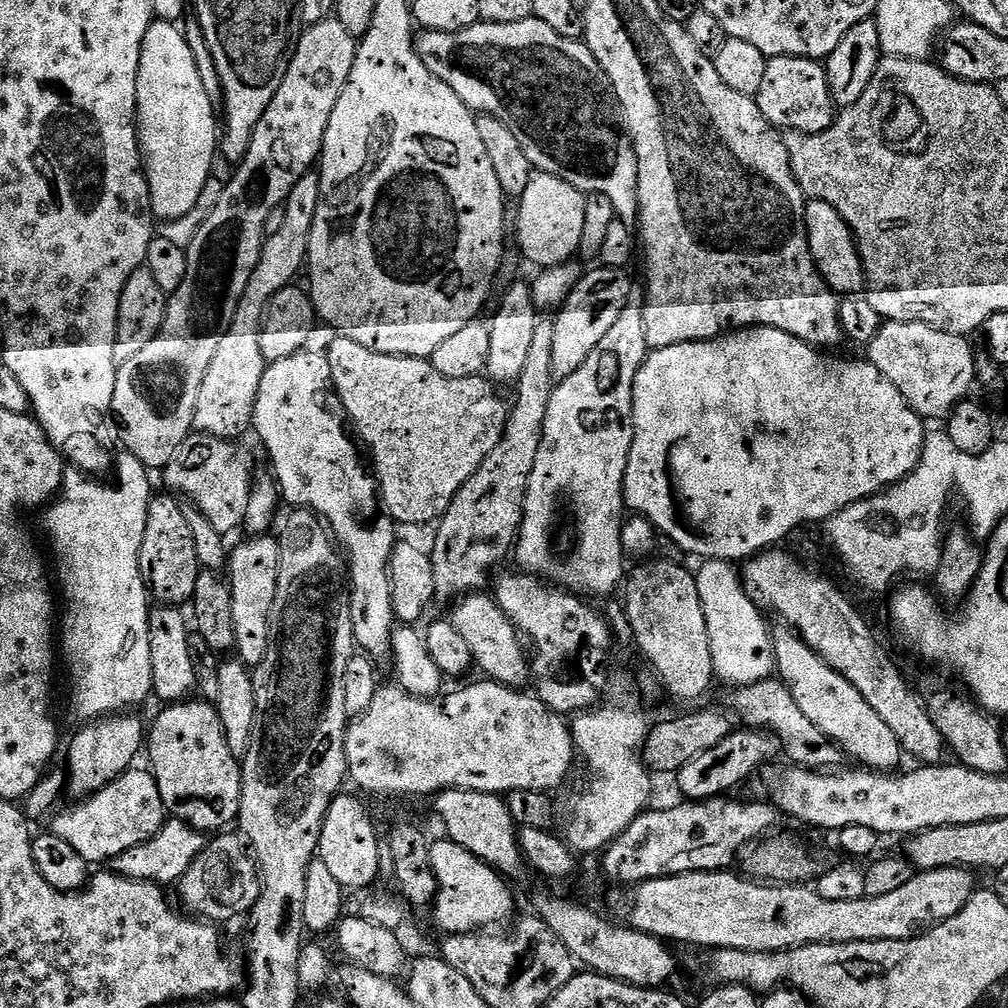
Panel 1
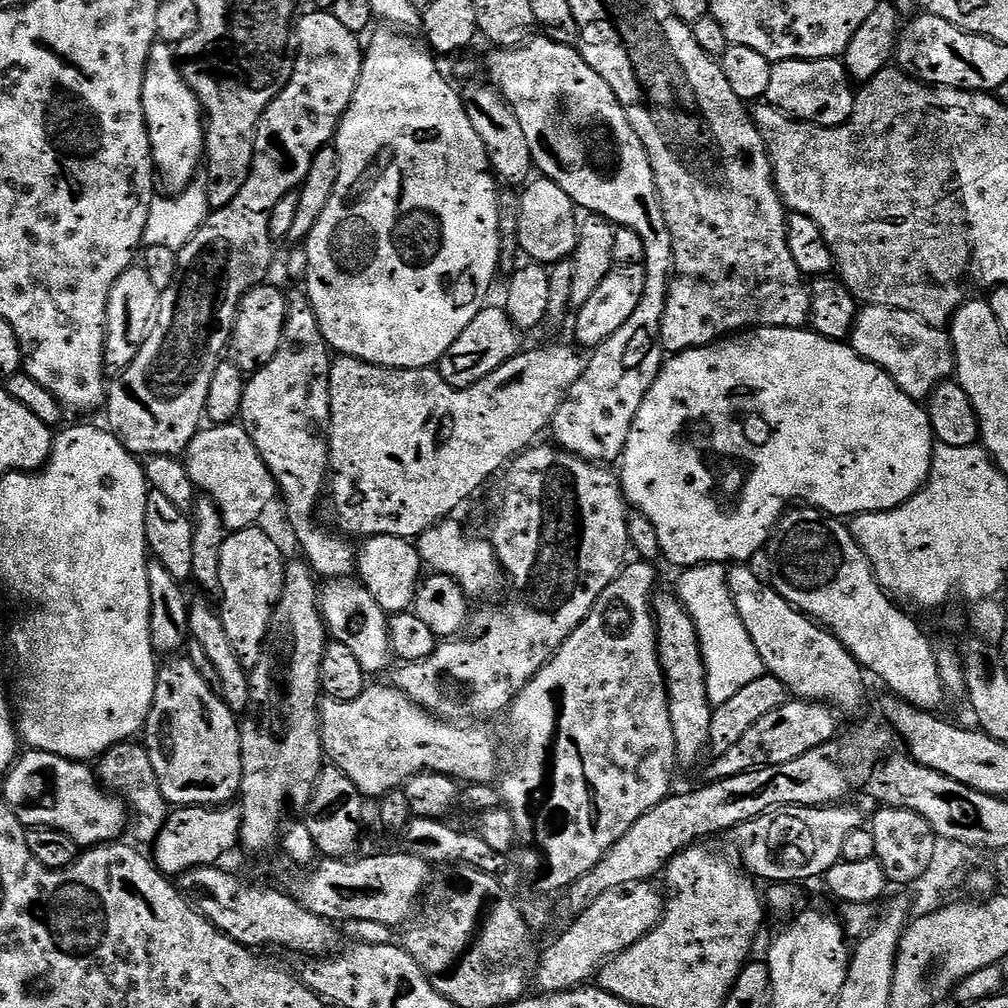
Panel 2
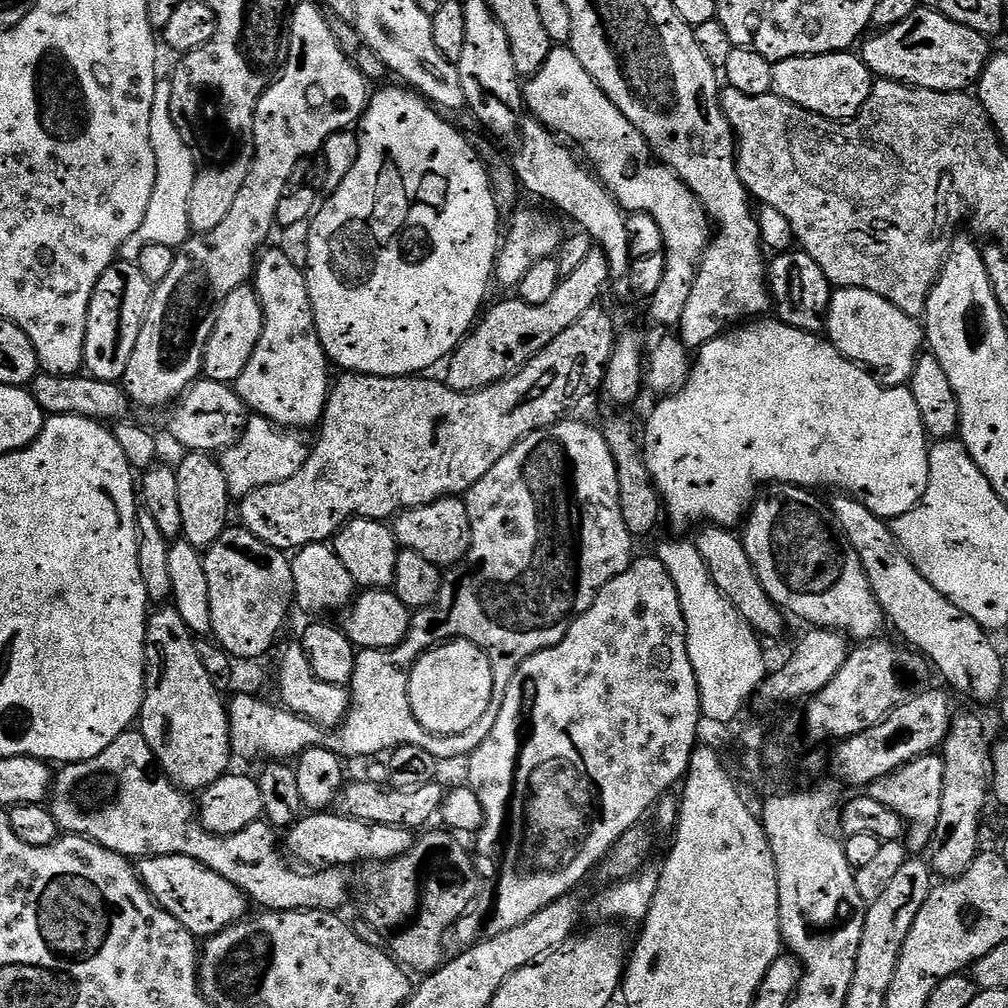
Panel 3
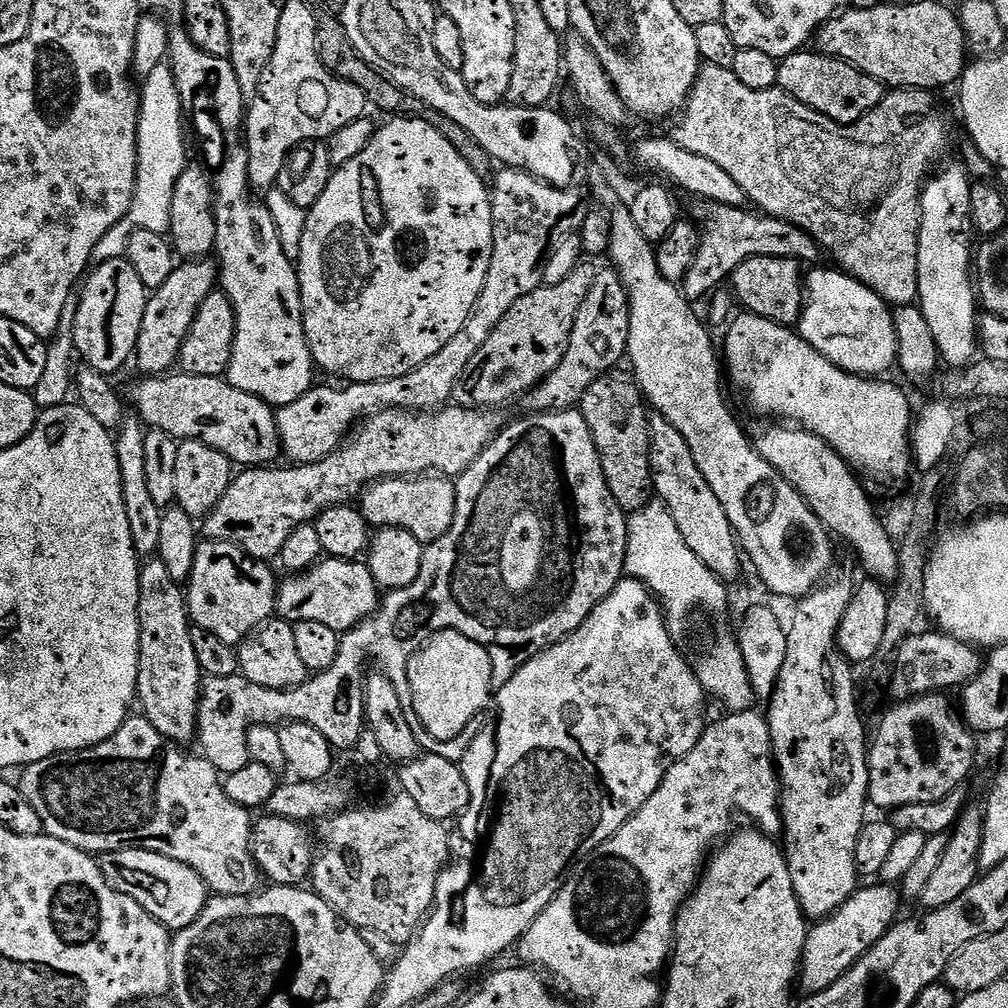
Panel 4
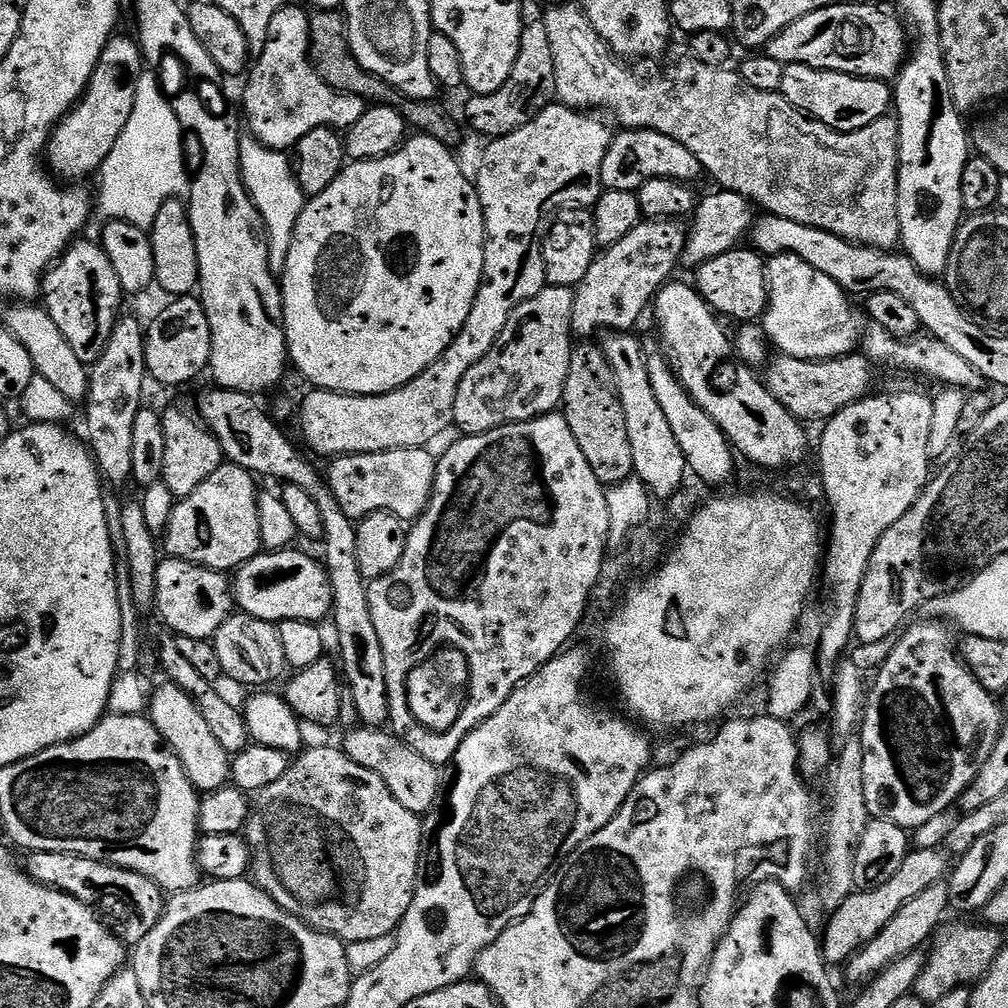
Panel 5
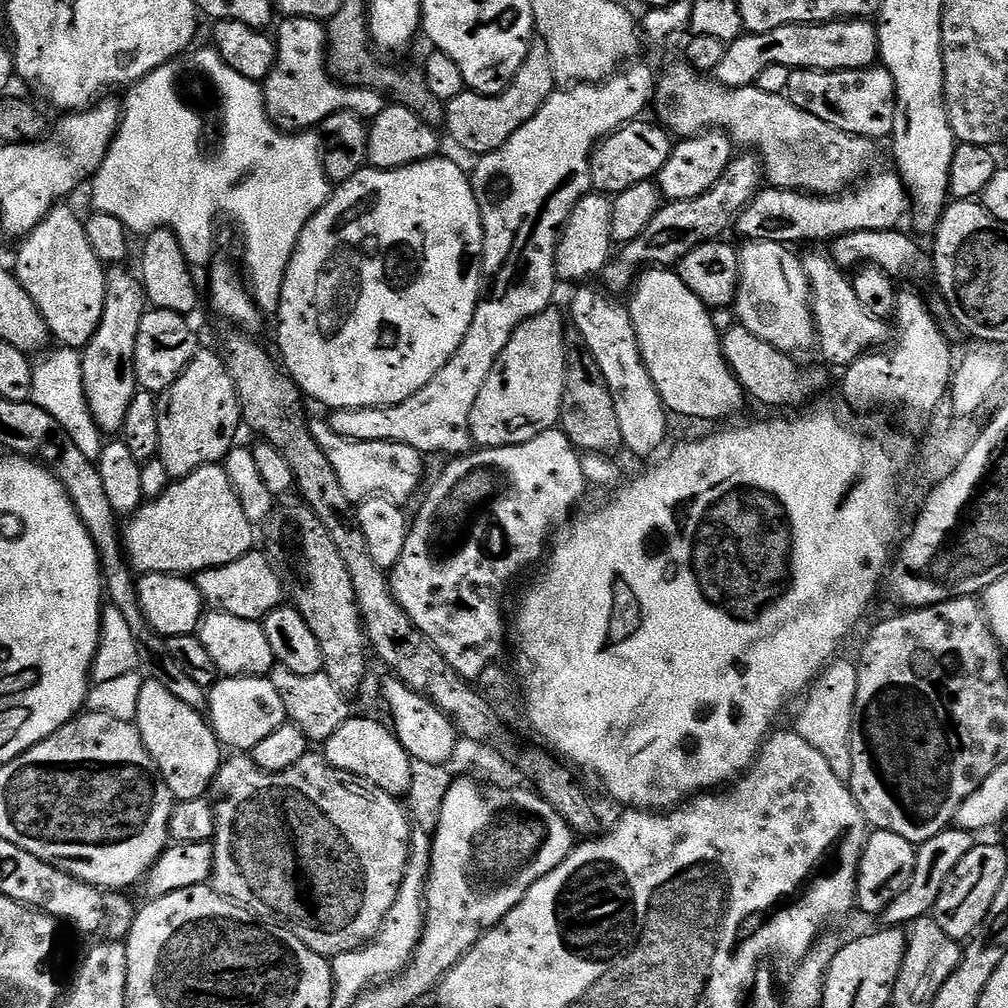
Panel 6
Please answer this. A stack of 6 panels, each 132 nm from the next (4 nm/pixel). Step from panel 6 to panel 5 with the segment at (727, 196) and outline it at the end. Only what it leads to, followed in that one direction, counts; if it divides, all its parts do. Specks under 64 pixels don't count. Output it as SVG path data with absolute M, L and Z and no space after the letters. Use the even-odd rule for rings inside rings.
M641 219L641 222L638 226L634 226L634 230L630 230L630 234L626 234L626 238L622 238L622 242L618 242L614 246L610 246L609 248L597 251L596 257L594 258L594 262L590 266L590 270L586 270L586 278L582 278L582 282L575 289L576 297L574 298L574 314L572 315L572 331L575 333L577 337L580 338L592 338L592 336L596 332L596 328L601 328L604 331L604 334L612 333L615 334L617 332L626 332L631 333L633 331L632 328L636 323L640 320L640 315L643 314L644 311L649 311L650 305L655 301L657 292L660 291L661 288L664 287L665 284L669 283L673 279L672 276L676 272L676 267L679 269L681 267L683 258L684 258L684 247L686 246L686 242L688 241L688 228L685 227L681 221L678 220L646 220Z

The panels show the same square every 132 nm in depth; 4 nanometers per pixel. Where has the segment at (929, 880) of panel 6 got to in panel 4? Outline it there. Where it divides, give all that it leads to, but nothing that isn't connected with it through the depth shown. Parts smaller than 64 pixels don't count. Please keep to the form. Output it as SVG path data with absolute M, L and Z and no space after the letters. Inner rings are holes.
M873 884L873 888L857 887L856 893L837 912L809 927L798 973L798 988L804 994L825 992L834 986L897 923L901 893L891 884Z

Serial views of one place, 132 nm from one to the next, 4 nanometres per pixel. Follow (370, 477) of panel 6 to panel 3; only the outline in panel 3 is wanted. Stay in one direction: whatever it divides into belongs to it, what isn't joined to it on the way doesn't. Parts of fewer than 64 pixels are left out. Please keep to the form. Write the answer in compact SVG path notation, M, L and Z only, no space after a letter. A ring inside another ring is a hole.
M445 496L421 508L407 509L395 517L396 542L401 549L417 552L426 562L437 566L459 564L468 552L470 518L468 505L463 499Z

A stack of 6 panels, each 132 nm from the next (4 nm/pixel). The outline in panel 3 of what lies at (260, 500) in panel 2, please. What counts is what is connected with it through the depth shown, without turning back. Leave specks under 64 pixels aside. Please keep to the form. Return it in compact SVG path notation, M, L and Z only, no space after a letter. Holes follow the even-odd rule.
M253 415L247 421L244 432L240 435L240 439L230 447L225 448L219 457L222 470L226 474L226 486L230 490L233 498L243 498L249 496L254 490L258 490L262 486L270 486L278 482L286 482L286 478L294 478L294 474L298 474L298 470L302 470L302 466L306 462L310 451L309 441L304 441L305 433L300 430L285 430L272 421L267 420L265 416Z

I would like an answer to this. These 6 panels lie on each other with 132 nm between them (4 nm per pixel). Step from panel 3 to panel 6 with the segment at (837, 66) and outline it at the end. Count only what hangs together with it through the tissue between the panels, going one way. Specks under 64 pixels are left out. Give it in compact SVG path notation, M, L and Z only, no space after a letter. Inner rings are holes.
M883 66L859 68L853 72L814 72L811 68L798 68L790 74L790 82L786 93L794 106L814 114L814 118L822 118L832 128L851 136L864 136L867 140L880 142L880 139L891 137L896 113L896 87L894 78Z

